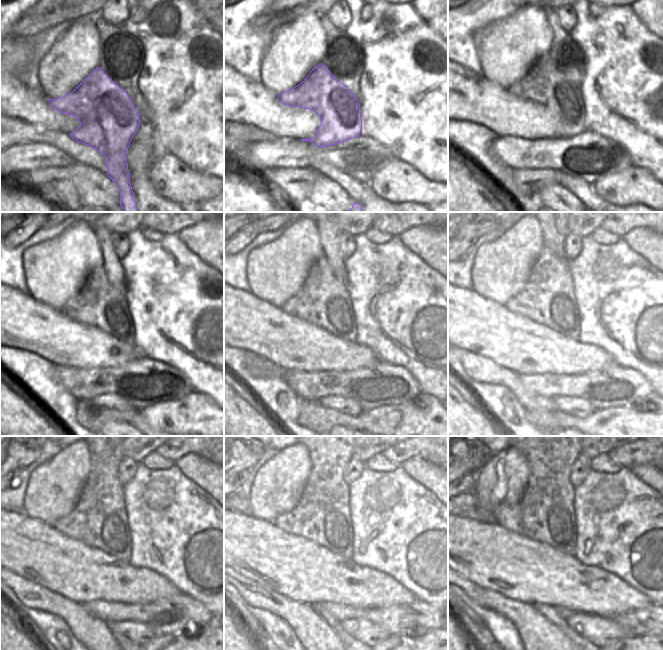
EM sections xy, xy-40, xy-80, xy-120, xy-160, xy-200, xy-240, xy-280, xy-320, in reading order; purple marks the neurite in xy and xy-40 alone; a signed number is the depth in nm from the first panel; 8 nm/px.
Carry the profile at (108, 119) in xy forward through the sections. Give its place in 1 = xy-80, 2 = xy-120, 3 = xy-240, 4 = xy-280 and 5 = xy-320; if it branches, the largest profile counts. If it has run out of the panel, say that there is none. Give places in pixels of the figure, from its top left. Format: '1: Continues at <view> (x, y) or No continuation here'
1: Continues at xy-80 (544, 84)
2: Continues at xy-120 (98, 304)
3: Continues at xy-240 (99, 519)
4: Continues at xy-280 (323, 514)
5: Continues at xy-320 (545, 513).

